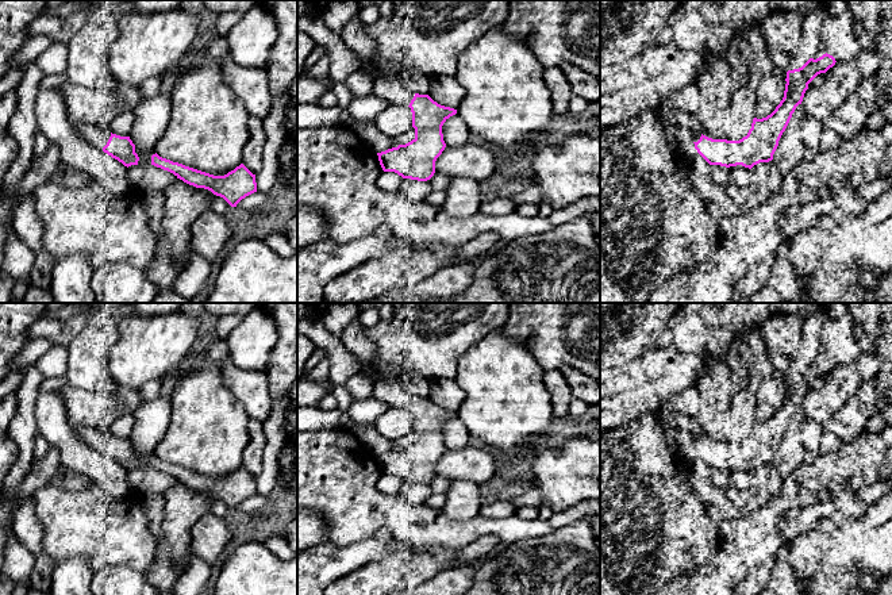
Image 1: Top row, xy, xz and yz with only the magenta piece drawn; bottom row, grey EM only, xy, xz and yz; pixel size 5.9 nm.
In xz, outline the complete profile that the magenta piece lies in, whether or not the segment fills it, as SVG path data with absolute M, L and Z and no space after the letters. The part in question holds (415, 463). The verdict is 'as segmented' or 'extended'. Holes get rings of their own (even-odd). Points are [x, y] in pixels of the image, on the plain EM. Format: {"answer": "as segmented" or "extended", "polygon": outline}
{"answer": "extended", "polygon": "M376 381L372 398L410 410L415 431L411 445L377 456L382 473L403 481L430 483L435 476L435 464L446 450L442 429L457 412L438 407L428 398L411 395L404 381Z"}

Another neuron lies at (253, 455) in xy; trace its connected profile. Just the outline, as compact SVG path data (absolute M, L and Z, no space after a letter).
M250 418L247 430L250 434L250 441L242 454L242 467L253 477L257 477L262 471L264 450L266 444L264 423Z

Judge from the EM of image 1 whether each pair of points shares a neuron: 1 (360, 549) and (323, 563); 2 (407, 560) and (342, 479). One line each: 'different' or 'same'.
1: same
2: different

